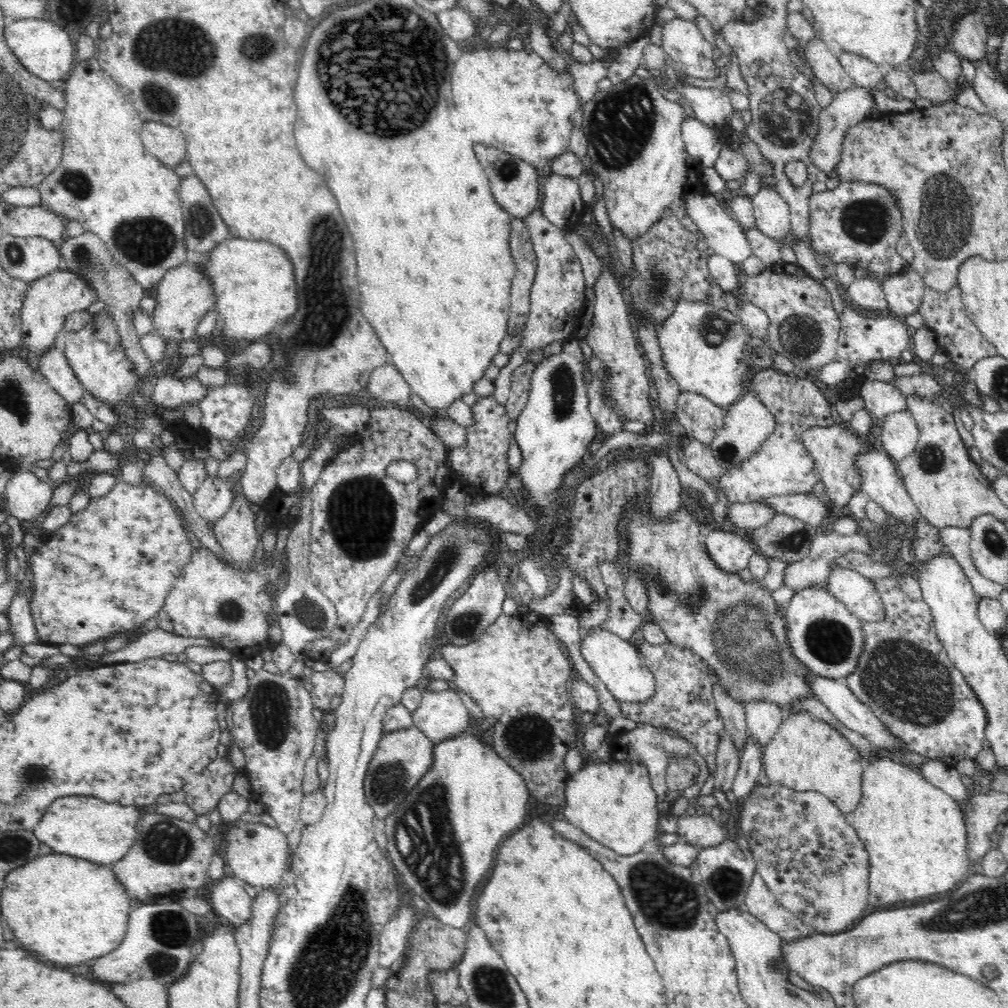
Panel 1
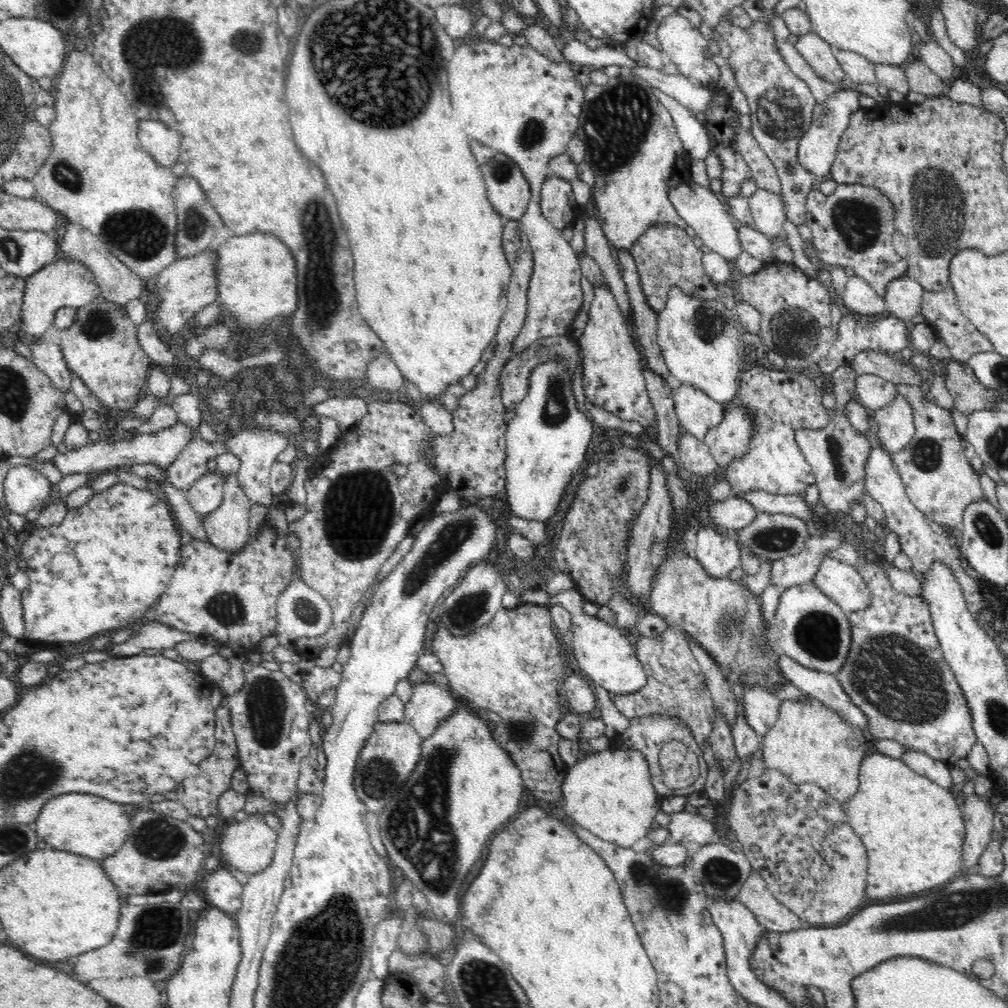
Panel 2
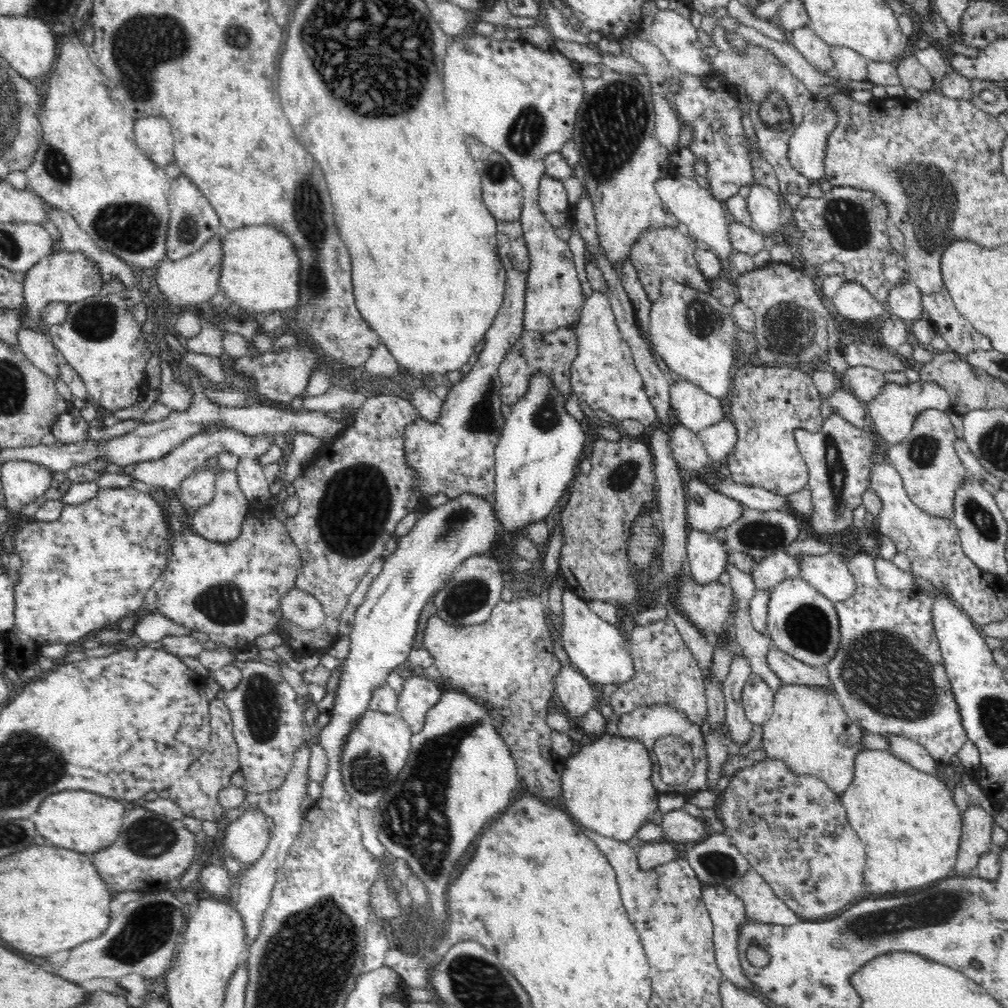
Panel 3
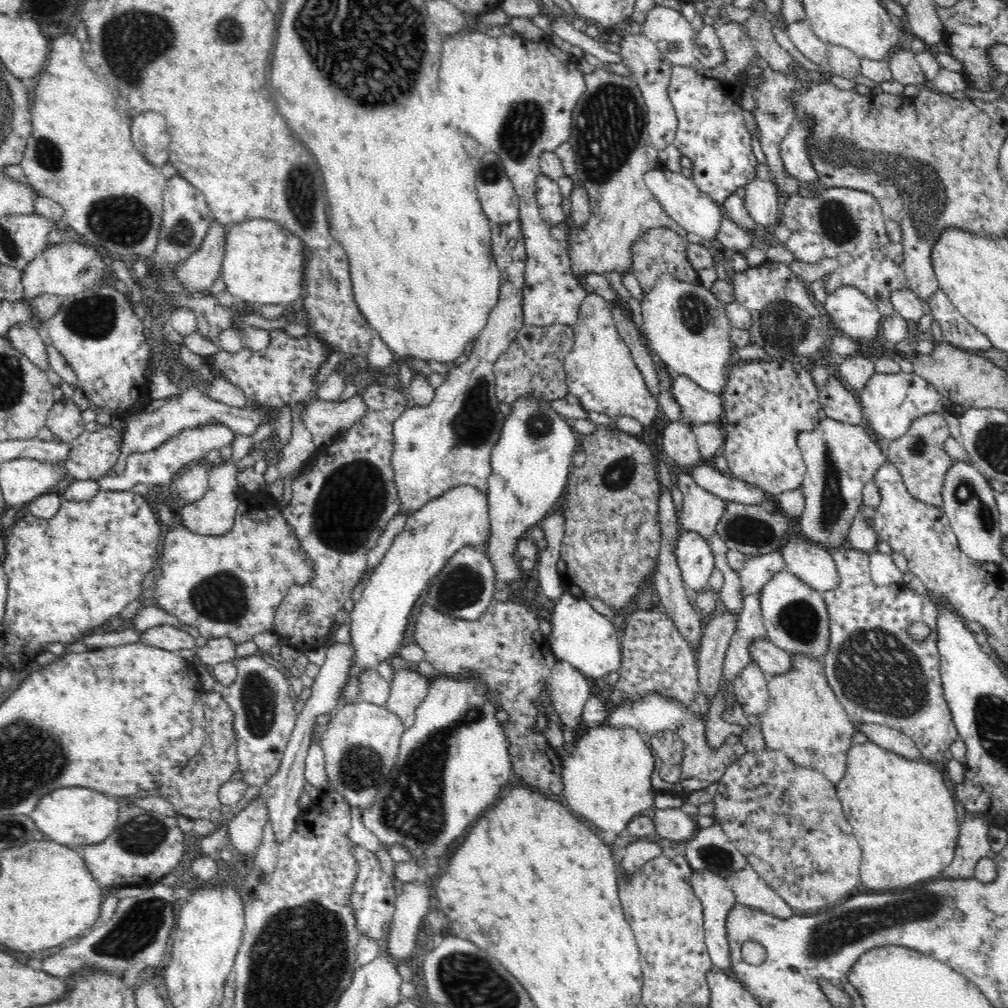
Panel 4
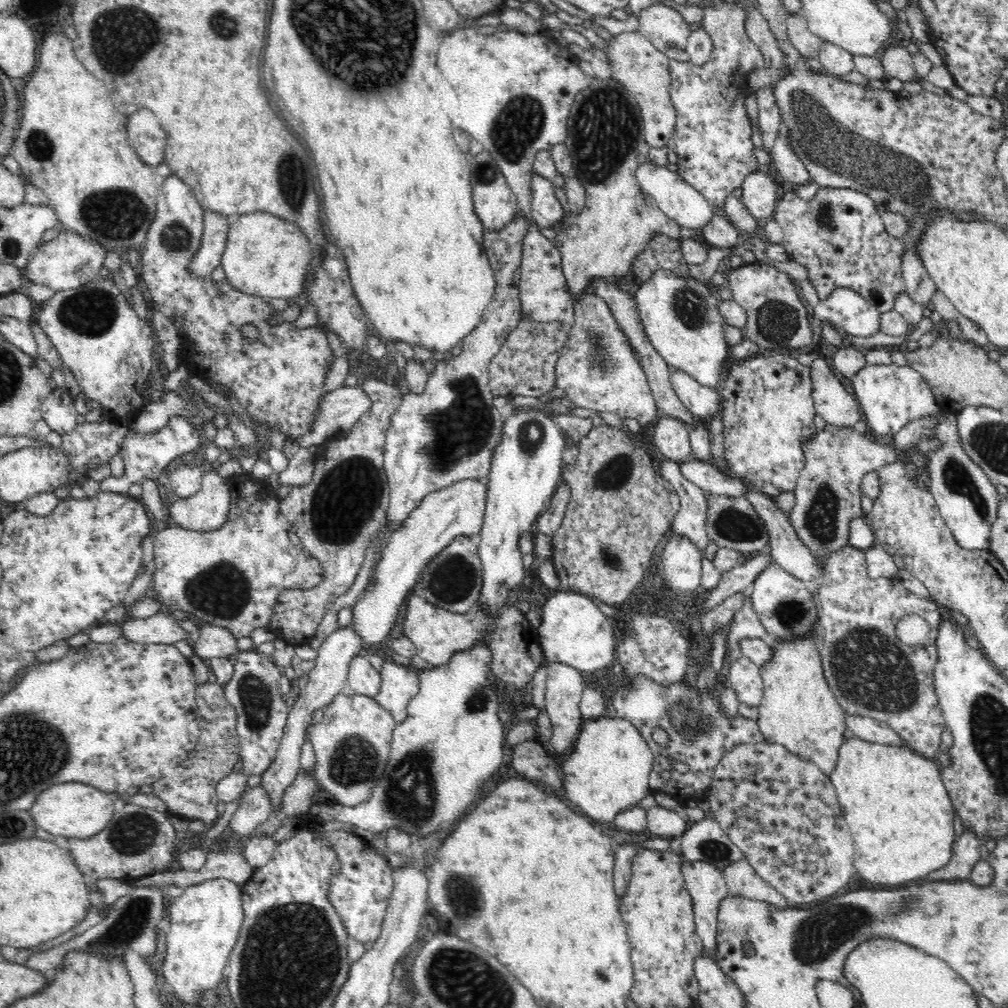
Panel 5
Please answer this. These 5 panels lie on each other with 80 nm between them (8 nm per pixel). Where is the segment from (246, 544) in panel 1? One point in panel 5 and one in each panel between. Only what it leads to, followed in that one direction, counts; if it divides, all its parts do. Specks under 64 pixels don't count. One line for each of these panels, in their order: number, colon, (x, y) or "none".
2: (227, 527)
3: (220, 520)
4: (213, 514)
5: (205, 511)

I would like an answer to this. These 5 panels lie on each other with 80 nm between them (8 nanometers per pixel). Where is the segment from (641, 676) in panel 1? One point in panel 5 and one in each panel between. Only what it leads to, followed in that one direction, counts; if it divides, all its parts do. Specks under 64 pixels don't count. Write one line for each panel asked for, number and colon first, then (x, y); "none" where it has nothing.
2: (603, 653)
3: (597, 648)
4: (580, 636)
5: (574, 631)

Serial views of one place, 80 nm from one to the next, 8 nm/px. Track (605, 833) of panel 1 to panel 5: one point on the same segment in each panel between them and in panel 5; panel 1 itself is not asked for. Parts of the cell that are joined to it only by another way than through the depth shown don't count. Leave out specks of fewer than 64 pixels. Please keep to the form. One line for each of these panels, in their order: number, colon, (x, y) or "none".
2: (608, 793)
3: (606, 786)
4: (606, 775)
5: (607, 772)

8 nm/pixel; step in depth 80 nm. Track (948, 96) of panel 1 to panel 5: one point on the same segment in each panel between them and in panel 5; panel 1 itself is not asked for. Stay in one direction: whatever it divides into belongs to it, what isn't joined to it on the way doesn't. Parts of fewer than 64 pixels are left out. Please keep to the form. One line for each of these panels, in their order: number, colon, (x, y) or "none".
2: (921, 79)
3: (911, 72)
4: (905, 69)
5: (898, 63)

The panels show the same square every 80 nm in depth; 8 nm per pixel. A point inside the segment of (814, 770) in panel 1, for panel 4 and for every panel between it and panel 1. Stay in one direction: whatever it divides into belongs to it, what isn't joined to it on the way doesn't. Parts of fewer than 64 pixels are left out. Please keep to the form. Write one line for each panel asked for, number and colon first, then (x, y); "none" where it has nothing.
2: (809, 742)
3: (809, 730)
4: (804, 719)

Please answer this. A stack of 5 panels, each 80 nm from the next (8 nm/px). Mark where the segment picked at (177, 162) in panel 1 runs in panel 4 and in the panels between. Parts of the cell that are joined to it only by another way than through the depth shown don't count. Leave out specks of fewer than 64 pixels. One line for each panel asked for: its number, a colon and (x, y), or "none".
2: (162, 142)
3: (153, 134)
4: (148, 132)

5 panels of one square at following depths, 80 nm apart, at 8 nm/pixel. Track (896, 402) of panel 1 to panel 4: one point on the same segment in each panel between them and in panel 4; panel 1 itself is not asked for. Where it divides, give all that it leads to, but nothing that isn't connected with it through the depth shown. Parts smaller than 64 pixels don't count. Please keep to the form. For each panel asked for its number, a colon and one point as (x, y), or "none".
2: (873, 392)
3: (865, 383)
4: (856, 371)

